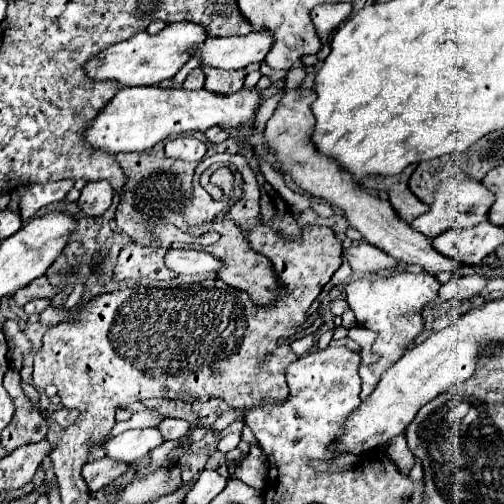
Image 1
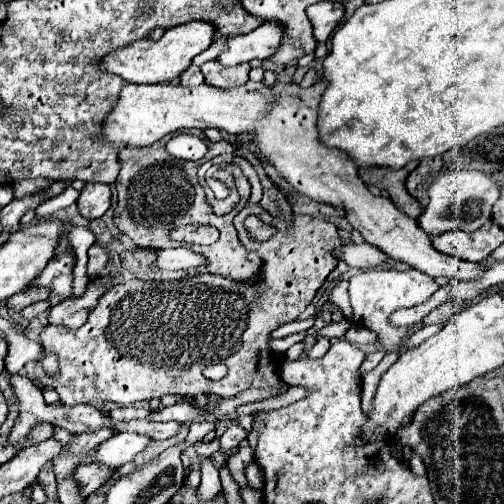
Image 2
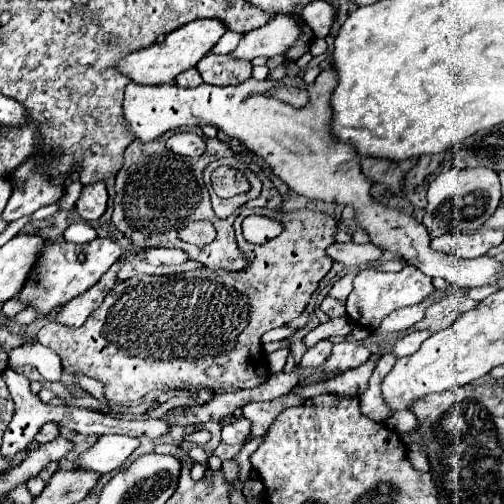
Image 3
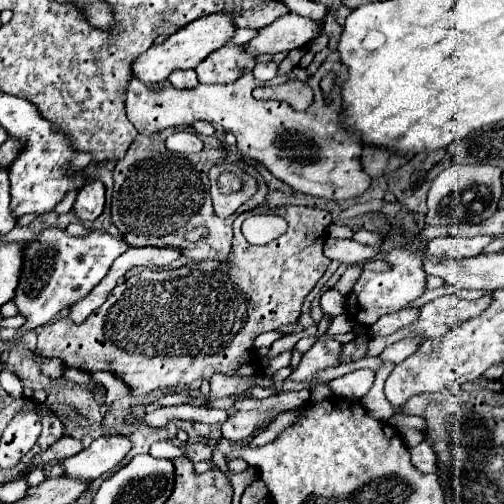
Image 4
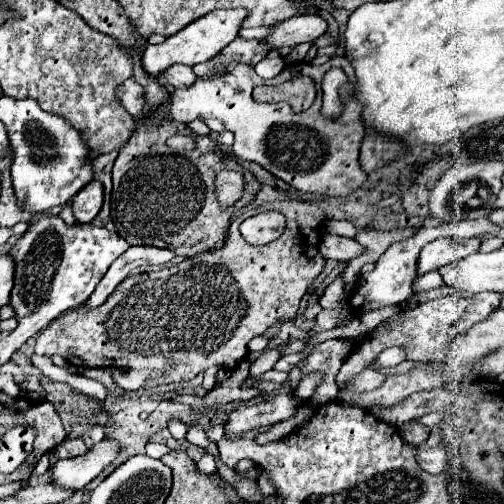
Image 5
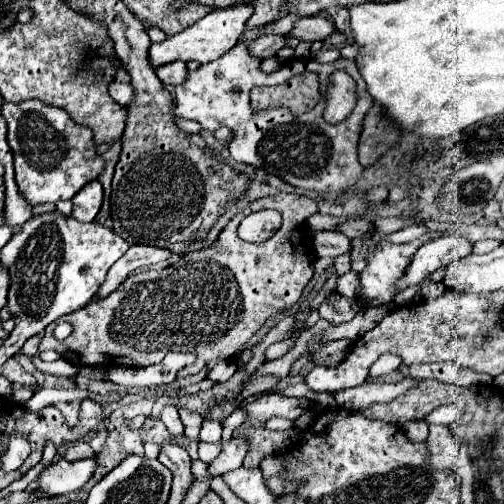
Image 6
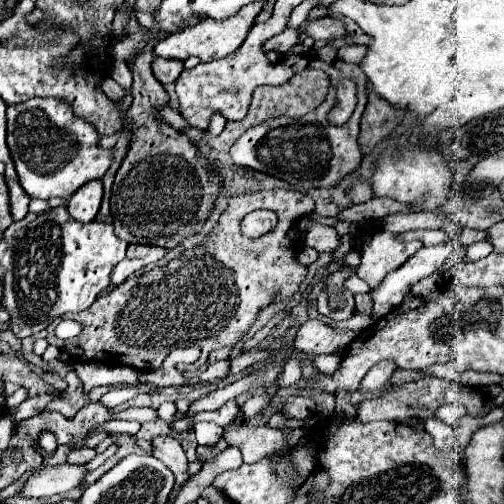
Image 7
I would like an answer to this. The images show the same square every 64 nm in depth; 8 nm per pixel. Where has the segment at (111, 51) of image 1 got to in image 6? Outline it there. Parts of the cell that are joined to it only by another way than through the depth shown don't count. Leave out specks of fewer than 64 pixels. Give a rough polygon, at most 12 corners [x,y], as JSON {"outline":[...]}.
{"outline":[[252,4],[210,12],[150,46],[160,64],[224,56],[246,30]]}

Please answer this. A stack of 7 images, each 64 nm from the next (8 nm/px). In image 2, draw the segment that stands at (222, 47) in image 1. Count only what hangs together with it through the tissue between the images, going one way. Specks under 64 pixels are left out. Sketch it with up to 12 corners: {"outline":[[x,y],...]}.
{"outline":[[264,22],[234,36],[218,56],[224,66],[270,58],[284,24]]}

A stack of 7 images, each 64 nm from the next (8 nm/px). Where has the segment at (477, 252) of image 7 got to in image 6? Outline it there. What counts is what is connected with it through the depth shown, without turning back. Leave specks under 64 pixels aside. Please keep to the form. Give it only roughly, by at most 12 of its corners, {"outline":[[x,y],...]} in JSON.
{"outline":[[480,240],[472,254],[488,254],[500,246],[500,240]]}

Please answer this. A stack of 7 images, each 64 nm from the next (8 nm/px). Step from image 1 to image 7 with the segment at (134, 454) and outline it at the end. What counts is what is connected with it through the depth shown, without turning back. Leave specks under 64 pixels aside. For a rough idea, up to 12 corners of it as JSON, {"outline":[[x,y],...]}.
{"outline":[[44,466],[18,496],[64,494],[80,486],[84,466]]}

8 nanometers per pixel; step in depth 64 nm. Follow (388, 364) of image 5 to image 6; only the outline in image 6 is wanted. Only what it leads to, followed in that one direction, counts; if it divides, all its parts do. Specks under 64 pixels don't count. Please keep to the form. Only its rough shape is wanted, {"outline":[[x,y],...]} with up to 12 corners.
{"outline":[[384,354],[372,364],[368,378],[378,380],[400,368],[400,358]]}

